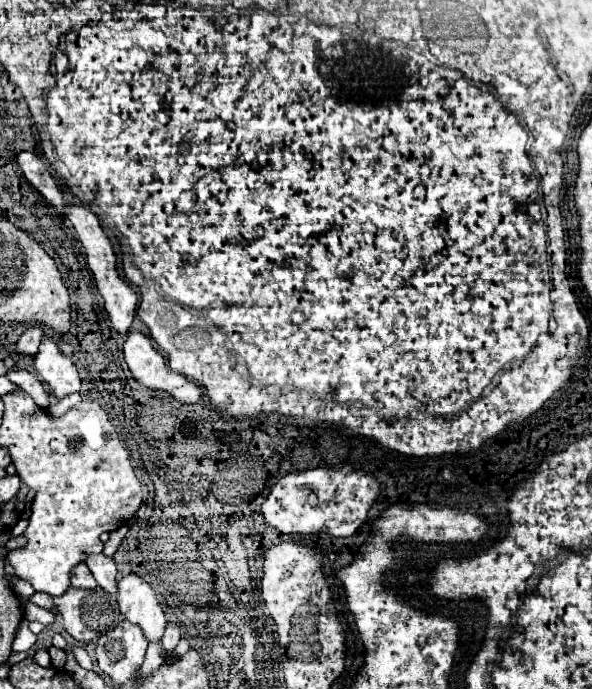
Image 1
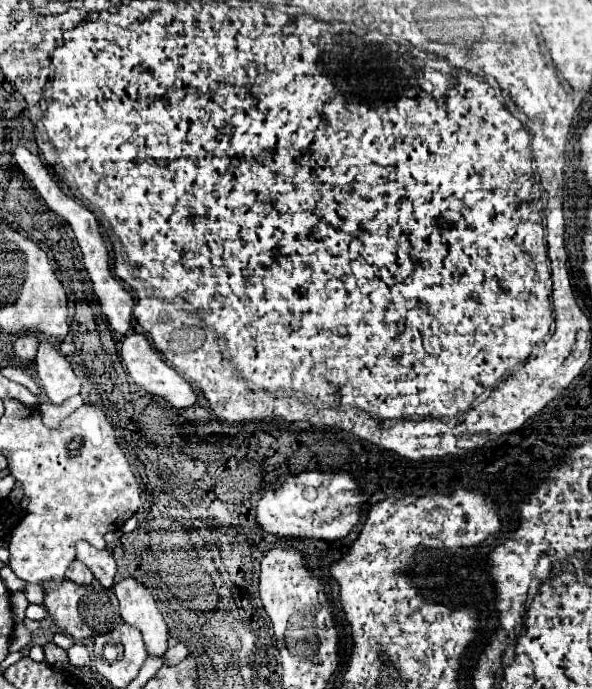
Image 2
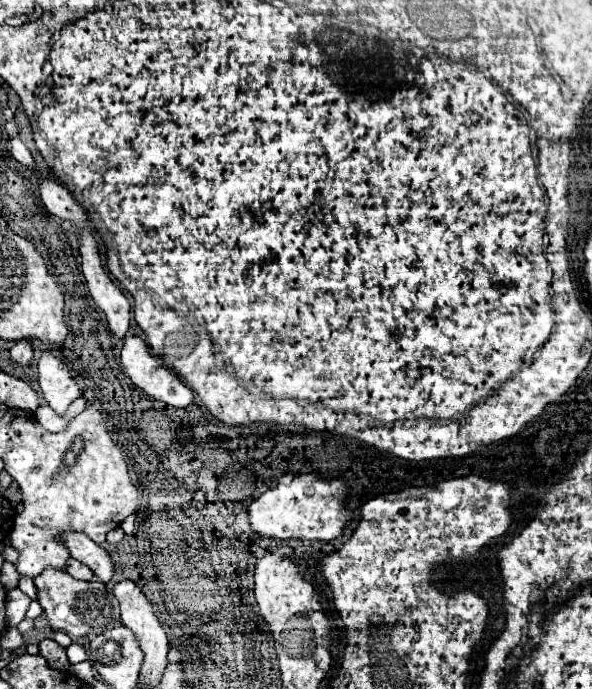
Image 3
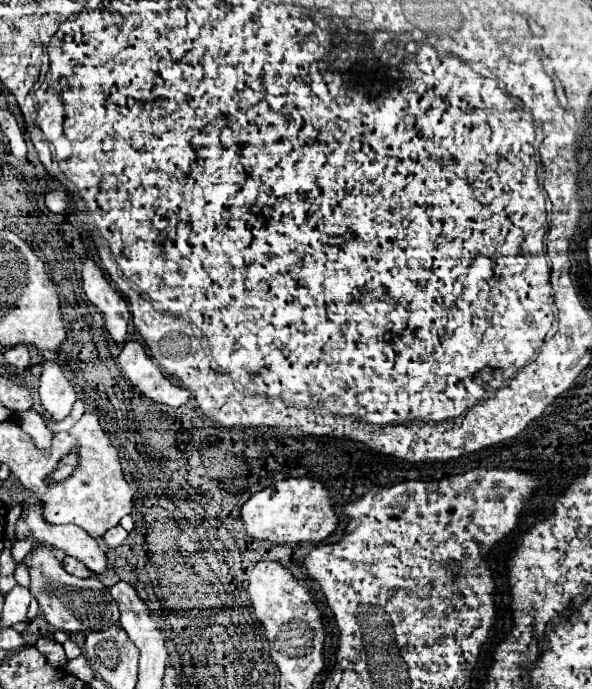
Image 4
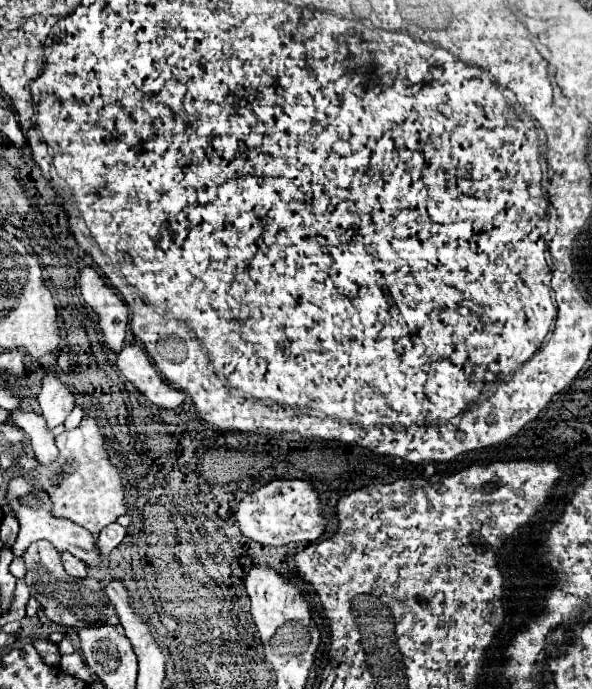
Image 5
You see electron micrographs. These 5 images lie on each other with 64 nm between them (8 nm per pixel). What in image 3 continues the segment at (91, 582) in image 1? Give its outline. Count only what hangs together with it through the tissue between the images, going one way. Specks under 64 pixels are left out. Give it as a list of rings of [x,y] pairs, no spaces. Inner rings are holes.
[[[68,558],[66,572],[68,572],[70,576],[74,576],[76,580],[92,580],[92,578],[94,578],[92,570],[88,570],[82,562],[78,562],[78,560],[74,560],[74,558]]]

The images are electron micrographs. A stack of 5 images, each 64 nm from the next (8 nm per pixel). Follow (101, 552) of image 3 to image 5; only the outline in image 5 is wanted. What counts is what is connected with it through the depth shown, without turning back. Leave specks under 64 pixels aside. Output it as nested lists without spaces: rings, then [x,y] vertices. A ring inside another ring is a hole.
[[[14,474],[10,478],[6,500],[8,500],[8,506],[12,508],[16,520],[20,520],[20,532],[18,532],[18,538],[16,538],[14,546],[12,546],[12,552],[16,556],[22,556],[22,552],[28,548],[30,542],[46,538],[46,540],[50,540],[54,544],[54,548],[58,552],[68,550],[70,554],[74,554],[76,558],[80,558],[82,562],[86,562],[90,566],[96,566],[100,562],[100,554],[96,552],[96,544],[94,544],[92,534],[86,528],[80,528],[78,524],[74,524],[72,520],[60,520],[60,518],[52,516],[50,496],[42,488],[32,486],[32,480],[28,480],[24,474]]]

